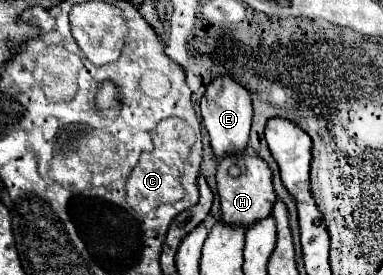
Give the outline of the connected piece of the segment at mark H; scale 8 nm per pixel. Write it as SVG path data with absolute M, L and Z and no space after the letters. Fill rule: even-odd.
M240 153L240 155L226 155L218 163L218 173L216 173L216 183L218 183L218 195L220 195L220 205L222 205L222 219L226 223L238 223L238 225L252 225L258 219L264 219L272 213L272 205L276 201L274 189L272 189L272 171L268 163L258 157L256 153ZM238 167L240 175L232 177L230 169Z

